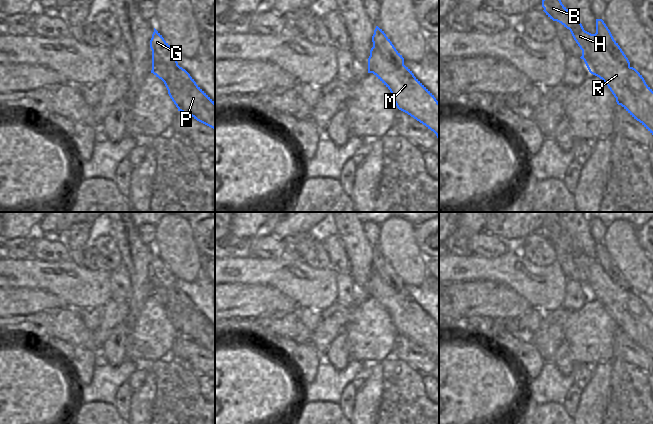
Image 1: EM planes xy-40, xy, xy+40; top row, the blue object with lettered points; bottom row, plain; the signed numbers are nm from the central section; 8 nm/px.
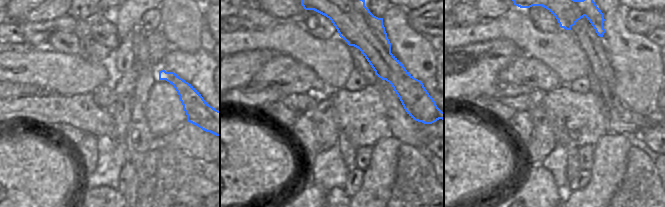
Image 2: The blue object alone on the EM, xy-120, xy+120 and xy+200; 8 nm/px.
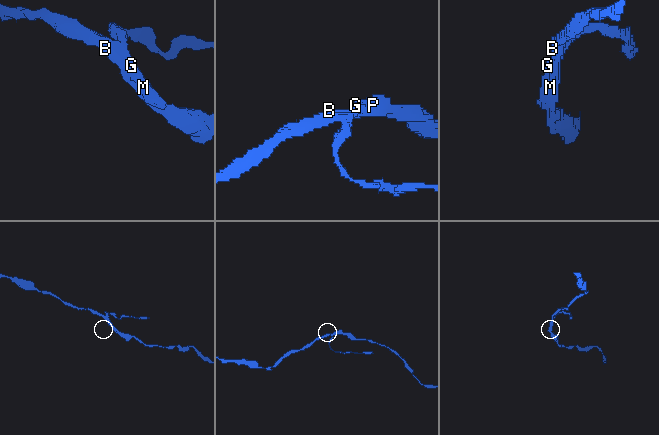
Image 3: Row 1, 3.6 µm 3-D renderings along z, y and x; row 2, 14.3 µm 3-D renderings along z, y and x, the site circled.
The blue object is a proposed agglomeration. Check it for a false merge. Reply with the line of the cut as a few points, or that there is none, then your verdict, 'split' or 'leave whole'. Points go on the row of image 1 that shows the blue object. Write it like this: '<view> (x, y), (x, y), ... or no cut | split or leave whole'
xy+40 (595, 33), (605, 48), (619, 62), (629, 66) | split

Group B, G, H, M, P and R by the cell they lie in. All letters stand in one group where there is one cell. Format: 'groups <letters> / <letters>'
groups B H M P R / G

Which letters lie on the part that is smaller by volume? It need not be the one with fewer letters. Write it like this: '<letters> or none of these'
G

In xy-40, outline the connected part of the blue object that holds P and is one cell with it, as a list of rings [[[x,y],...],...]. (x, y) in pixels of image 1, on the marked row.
[[[152,59],[152,70],[161,79],[178,111],[215,129],[215,102],[196,84],[190,74],[179,65]]]

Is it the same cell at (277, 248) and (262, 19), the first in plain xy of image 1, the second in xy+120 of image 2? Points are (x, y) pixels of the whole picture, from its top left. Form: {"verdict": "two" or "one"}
{"verdict": "one"}

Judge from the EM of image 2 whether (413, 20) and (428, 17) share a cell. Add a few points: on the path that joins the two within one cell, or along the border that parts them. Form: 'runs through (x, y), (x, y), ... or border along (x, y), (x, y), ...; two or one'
runs through (417, 20), (424, 20); one

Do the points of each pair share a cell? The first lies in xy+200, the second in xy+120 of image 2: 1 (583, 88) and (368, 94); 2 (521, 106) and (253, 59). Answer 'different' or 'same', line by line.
1: different
2: same

